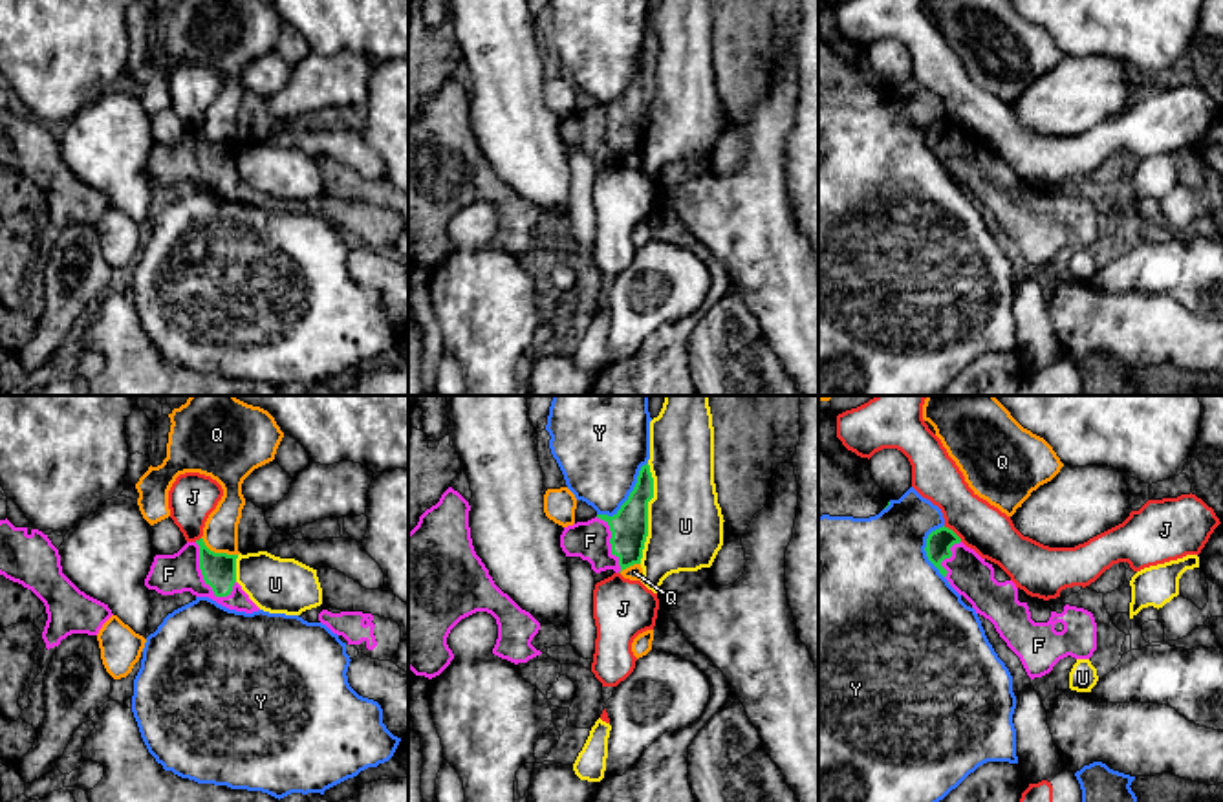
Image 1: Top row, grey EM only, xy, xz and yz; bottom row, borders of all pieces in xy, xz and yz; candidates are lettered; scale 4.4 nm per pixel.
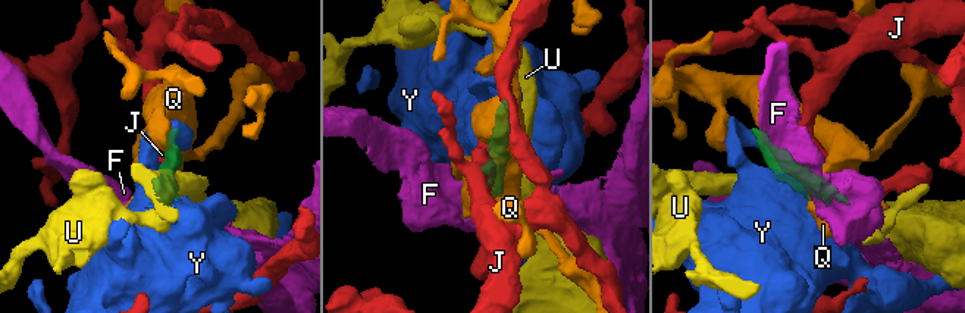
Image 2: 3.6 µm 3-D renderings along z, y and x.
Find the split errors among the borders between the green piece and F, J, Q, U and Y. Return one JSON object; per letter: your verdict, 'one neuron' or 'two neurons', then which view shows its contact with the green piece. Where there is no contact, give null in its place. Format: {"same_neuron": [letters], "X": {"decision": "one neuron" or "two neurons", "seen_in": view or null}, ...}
{"same_neuron": ["F"], "F": {"decision": "one neuron", "seen_in": "xy"}, "J": {"decision": "two neurons", "seen_in": "yz"}, "Q": {"decision": "two neurons", "seen_in": "xy"}, "U": {"decision": "two neurons", "seen_in": "xz"}, "Y": {"decision": "two neurons", "seen_in": "xz"}}

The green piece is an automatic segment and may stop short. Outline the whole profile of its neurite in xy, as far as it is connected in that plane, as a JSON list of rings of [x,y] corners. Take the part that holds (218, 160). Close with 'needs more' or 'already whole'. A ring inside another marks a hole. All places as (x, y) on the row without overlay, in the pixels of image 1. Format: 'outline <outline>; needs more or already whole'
outline [[[203,128],[187,132],[174,145],[154,146],[145,176],[161,185],[190,181],[229,200],[258,201],[260,198],[236,172],[236,148],[238,145],[211,141]]]; needs more

